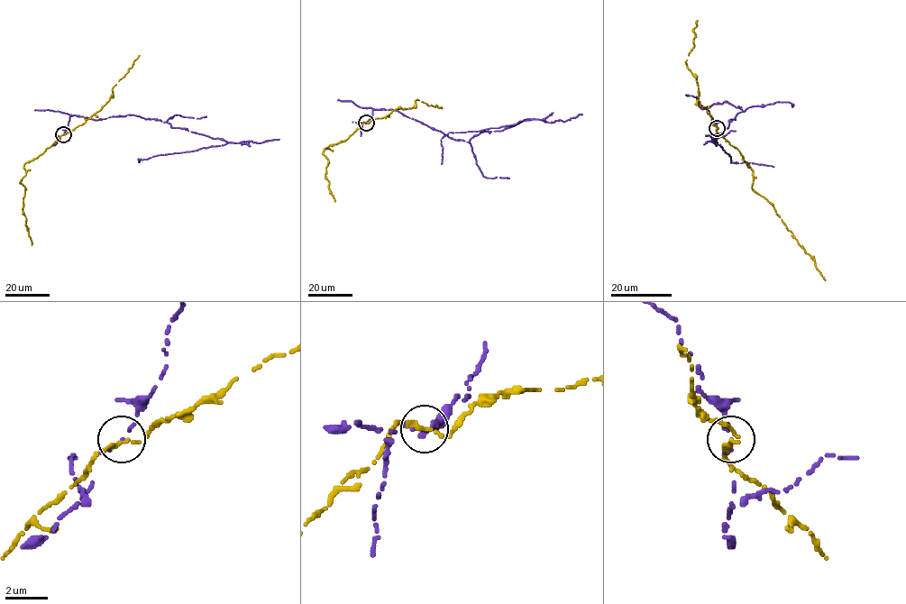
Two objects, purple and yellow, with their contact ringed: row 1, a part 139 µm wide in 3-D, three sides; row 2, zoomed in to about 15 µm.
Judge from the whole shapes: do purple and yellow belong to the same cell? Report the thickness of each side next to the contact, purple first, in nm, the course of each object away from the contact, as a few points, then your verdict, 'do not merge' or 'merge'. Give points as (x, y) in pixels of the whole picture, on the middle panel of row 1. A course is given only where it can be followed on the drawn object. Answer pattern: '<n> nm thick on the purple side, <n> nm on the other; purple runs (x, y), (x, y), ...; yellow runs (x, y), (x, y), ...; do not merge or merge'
170 nm thick on the purple side, 190 nm on the other; purple runs (366, 123), (372, 110), (391, 109), (468, 141), (484, 132), (530, 120), (449, 132), (441, 140), (441, 163); yellow runs (366, 123), (348, 139), (324, 150), (328, 160), (324, 176), (334, 201); do not merge

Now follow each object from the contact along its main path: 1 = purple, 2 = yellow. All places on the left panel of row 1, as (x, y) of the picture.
1: (63, 134), (69, 116), (95, 120), (128, 114), (160, 120), (173, 127), (227, 142), (138, 159), (138, 162)
2: (63, 134), (23, 166), (26, 174), (20, 183), (25, 188), (22, 209), (32, 244)

